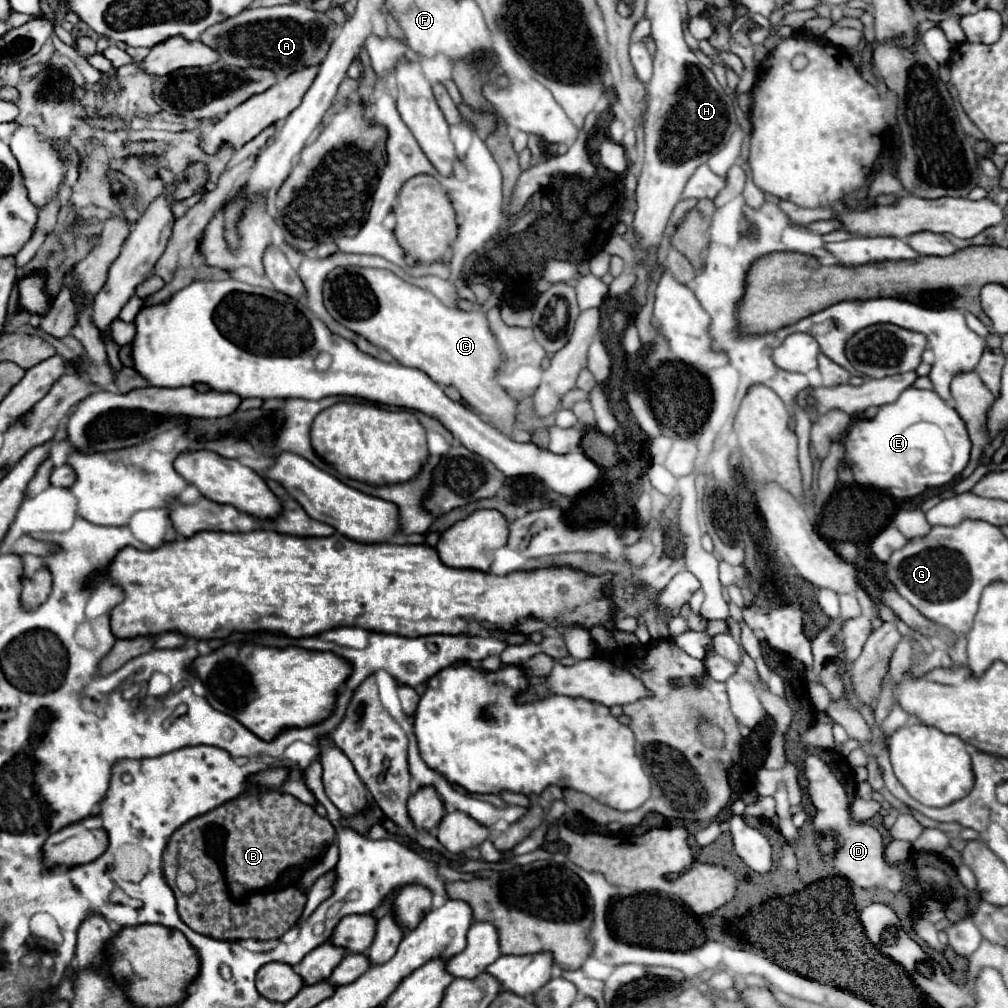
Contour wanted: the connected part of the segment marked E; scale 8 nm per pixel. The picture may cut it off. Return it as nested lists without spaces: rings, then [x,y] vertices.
[[[907,388],[897,402],[885,404],[879,408],[877,416],[871,420],[855,420],[849,426],[849,432],[843,438],[847,454],[855,454],[853,476],[855,480],[863,480],[867,486],[875,486],[887,490],[895,498],[913,498],[921,494],[925,488],[951,484],[969,462],[971,440],[967,434],[967,426],[963,418],[951,408],[935,390],[917,390]]]

